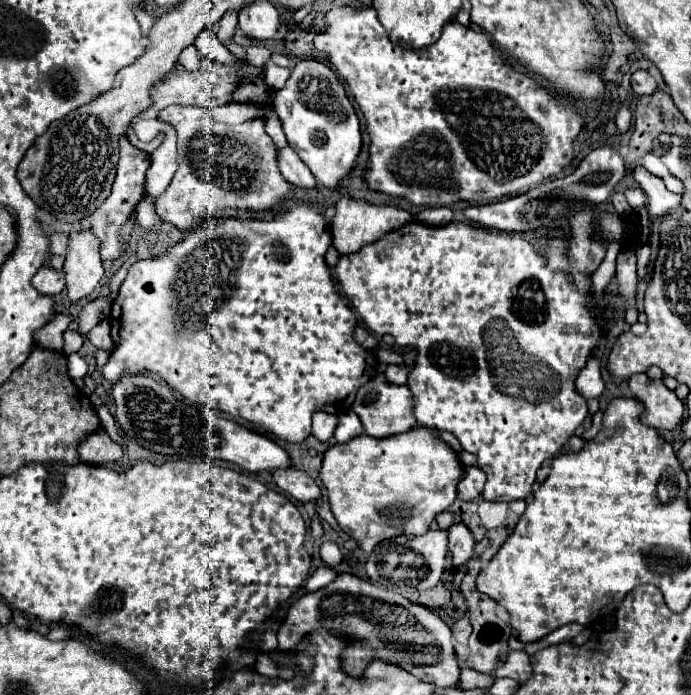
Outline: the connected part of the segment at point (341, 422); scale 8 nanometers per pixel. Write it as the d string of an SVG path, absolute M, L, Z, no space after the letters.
M346 411L346 413L342 413L342 415L338 417L338 427L336 427L336 431L334 431L334 439L336 439L338 443L346 443L348 439L360 435L362 431L364 431L364 427L362 427L358 415L356 415L354 411Z

